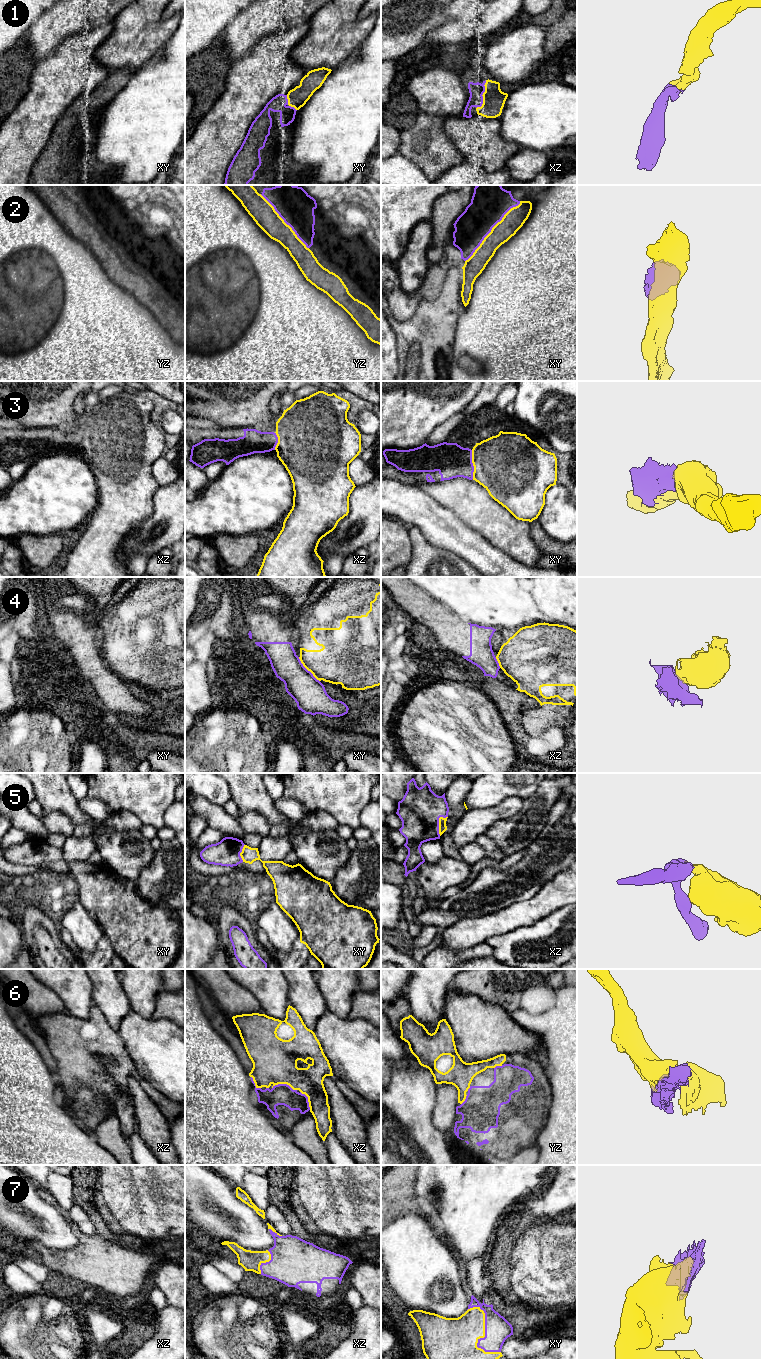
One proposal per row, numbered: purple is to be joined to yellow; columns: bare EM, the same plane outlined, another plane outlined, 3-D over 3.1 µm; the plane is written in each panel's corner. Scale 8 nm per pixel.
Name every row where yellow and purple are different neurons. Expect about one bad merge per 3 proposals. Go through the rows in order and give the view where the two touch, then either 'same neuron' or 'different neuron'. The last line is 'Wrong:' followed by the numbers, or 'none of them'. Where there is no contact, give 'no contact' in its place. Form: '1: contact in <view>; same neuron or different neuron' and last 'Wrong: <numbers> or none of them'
1: contact in xz; same neuron
2: contact in xy; different neuron
3: contact in xy; same neuron
4: contact in xy; same neuron
5: contact in xz; same neuron
6: contact in xz; same neuron
7: contact in xy; same neuron
Wrong: 2

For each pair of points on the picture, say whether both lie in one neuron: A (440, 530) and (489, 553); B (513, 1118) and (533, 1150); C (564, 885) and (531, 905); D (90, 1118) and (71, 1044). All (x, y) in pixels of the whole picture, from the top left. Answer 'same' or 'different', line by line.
A: same
B: different
C: same
D: same

